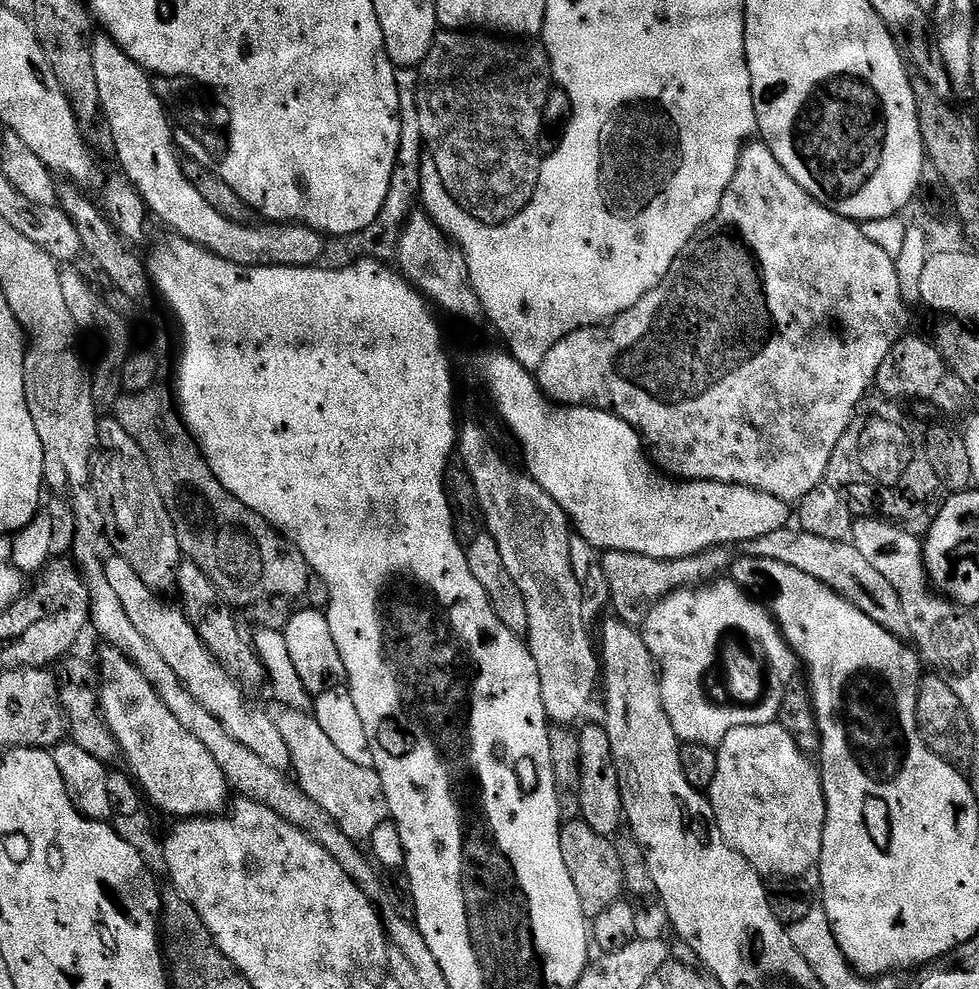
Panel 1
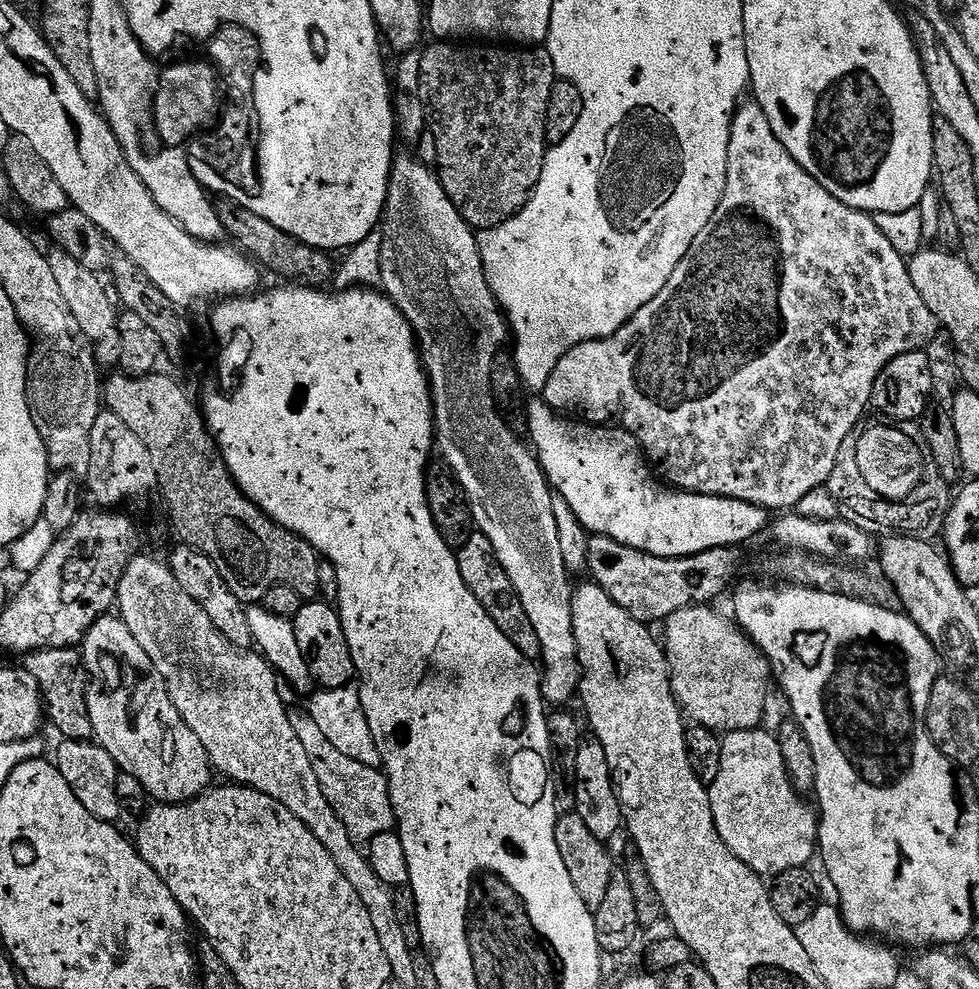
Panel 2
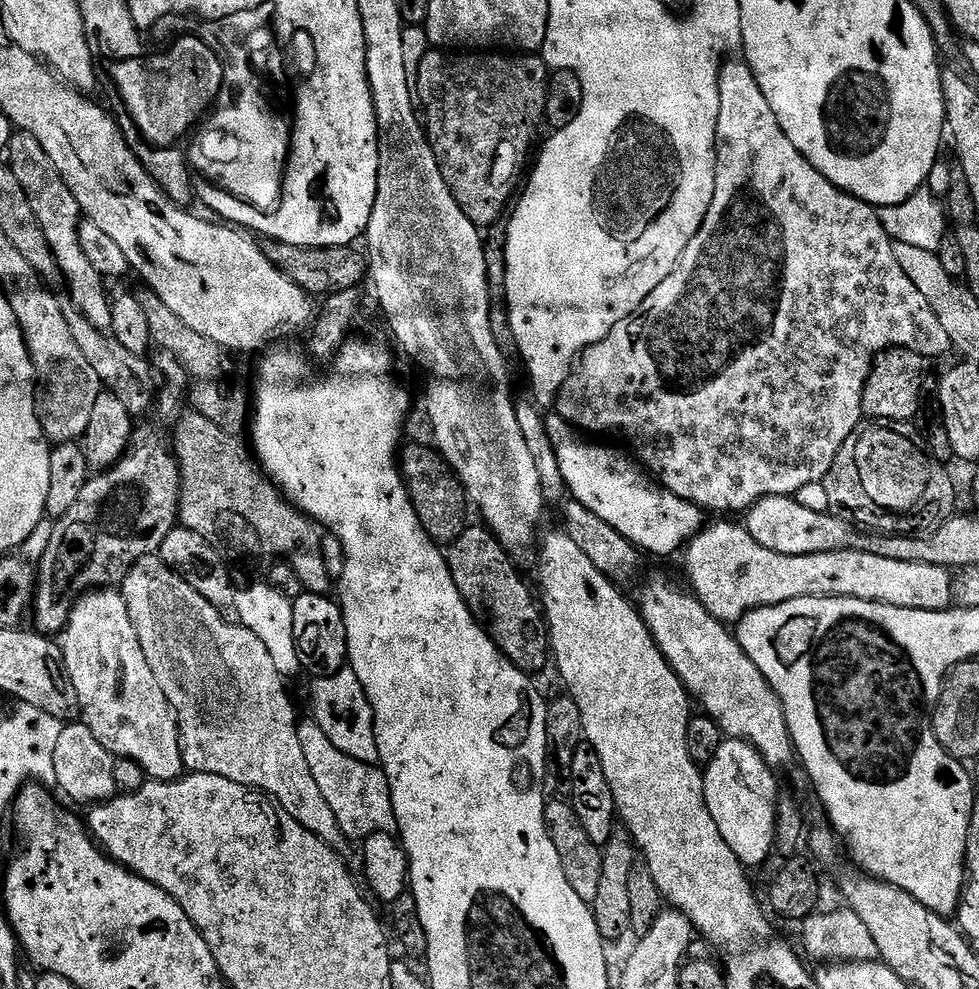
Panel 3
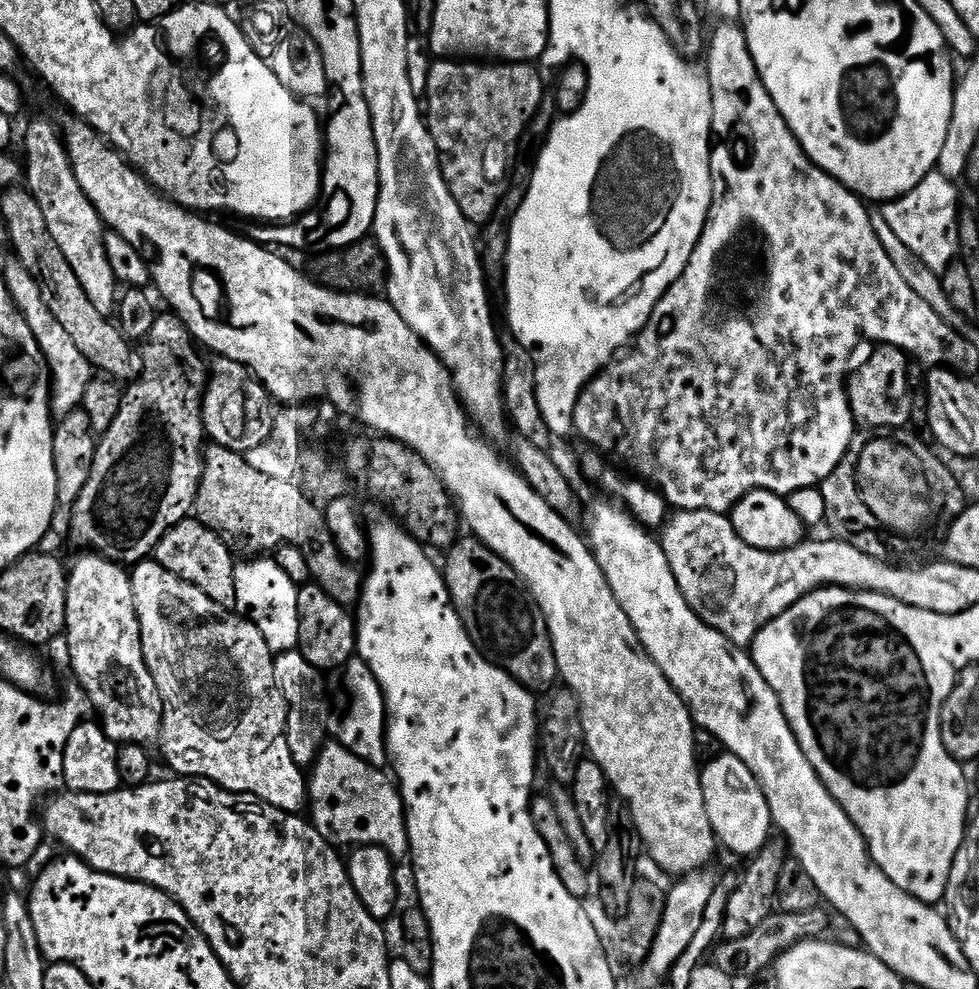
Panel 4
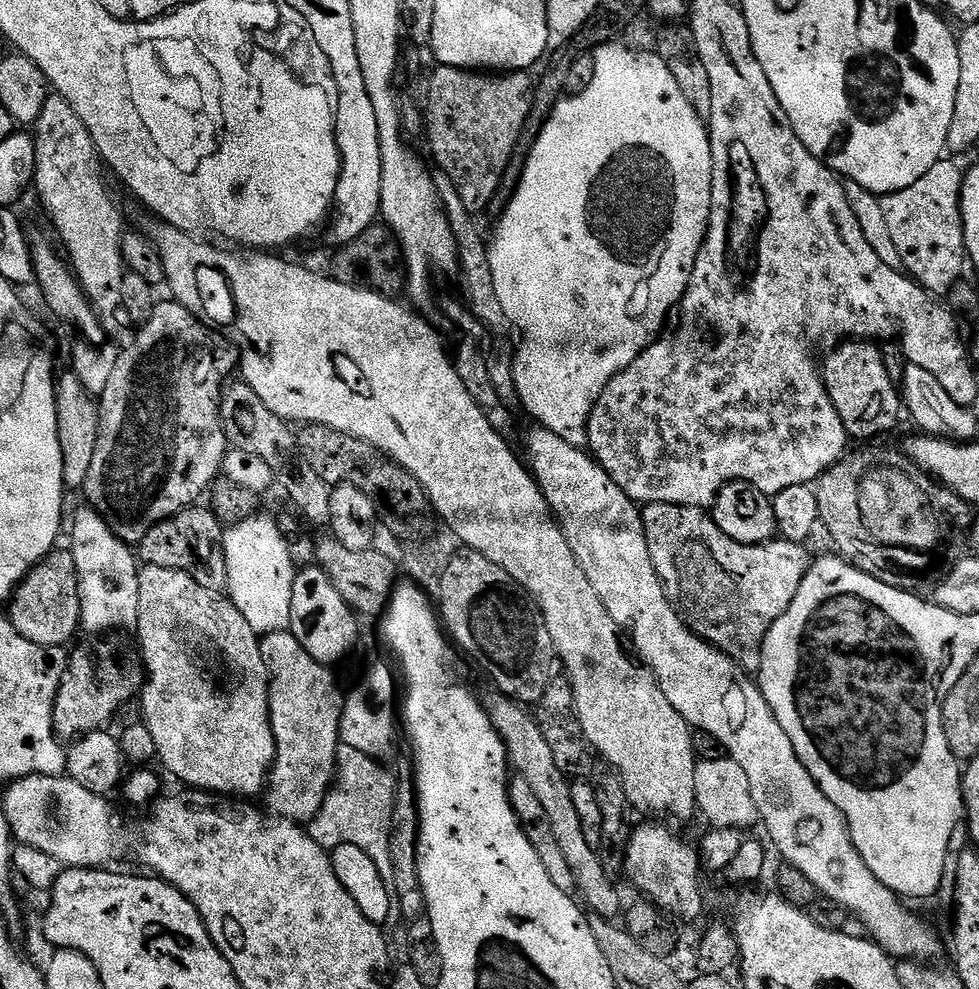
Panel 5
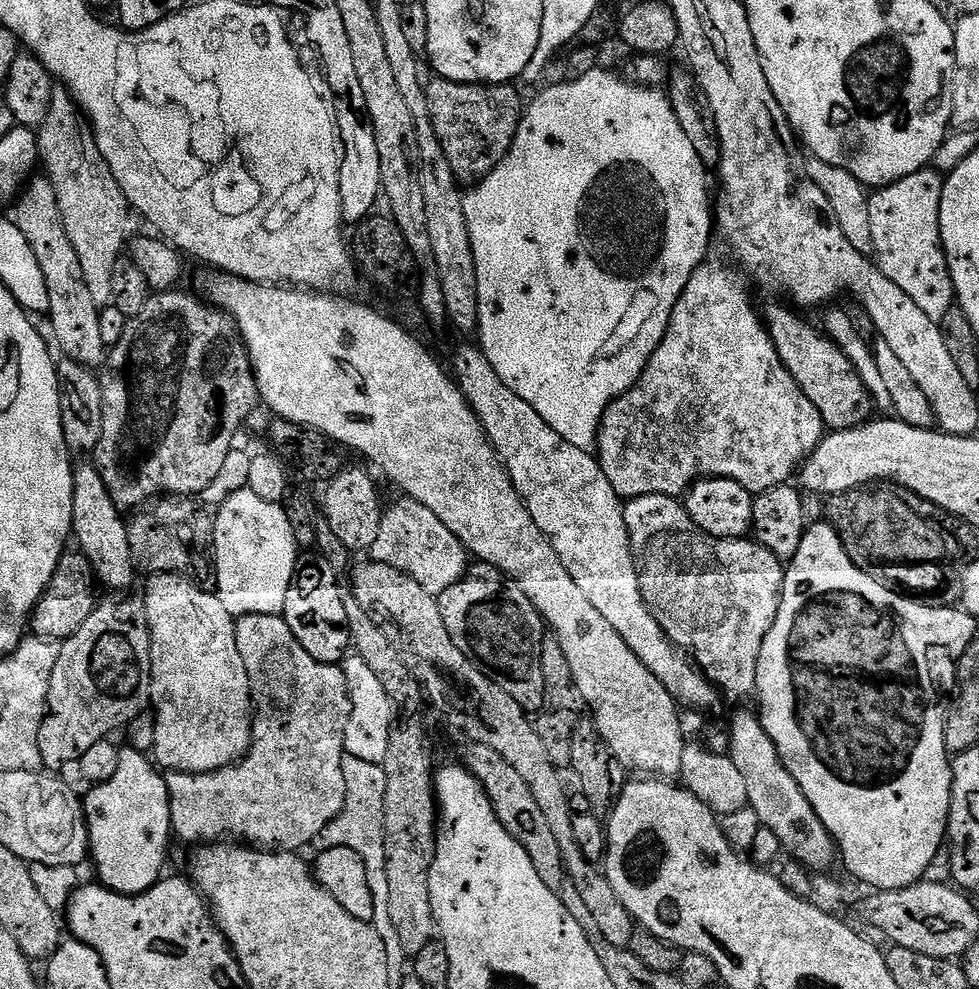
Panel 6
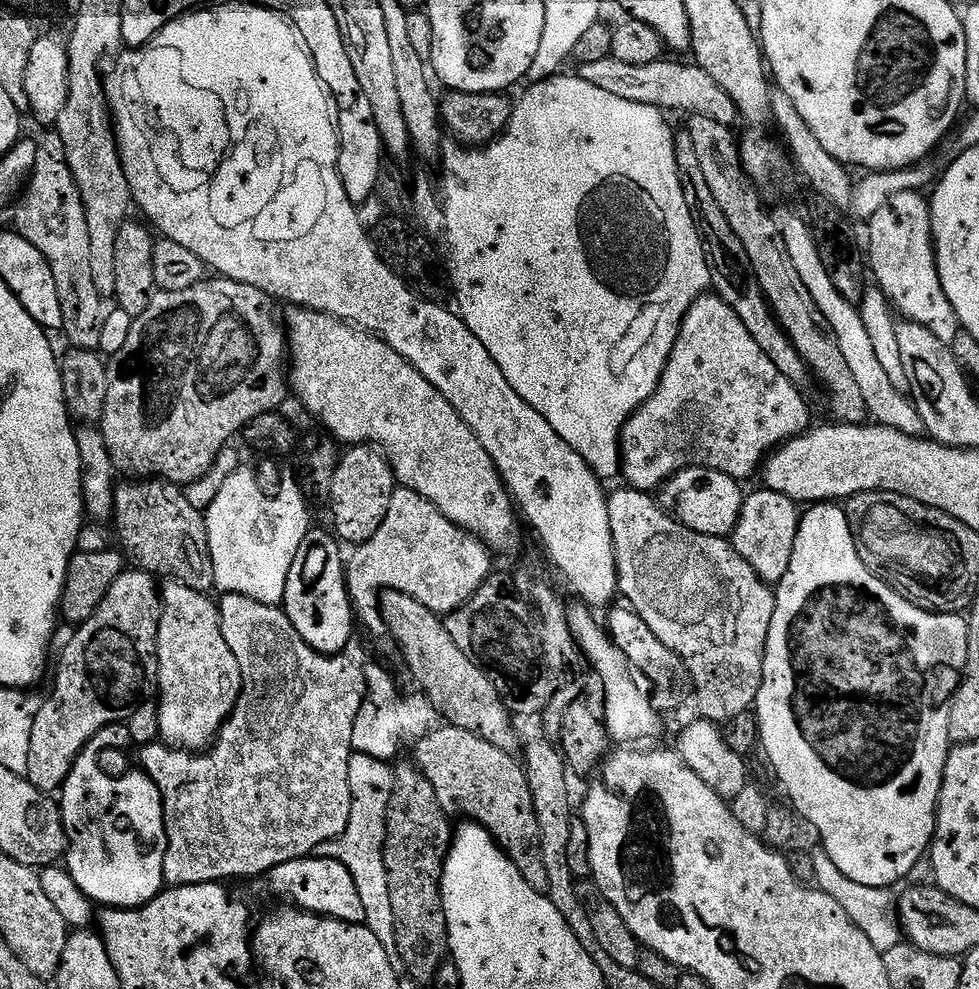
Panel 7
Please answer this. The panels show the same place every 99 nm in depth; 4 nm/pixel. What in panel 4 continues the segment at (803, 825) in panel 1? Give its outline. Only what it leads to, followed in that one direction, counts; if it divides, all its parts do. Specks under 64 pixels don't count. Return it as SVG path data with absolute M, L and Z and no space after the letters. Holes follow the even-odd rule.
M731 754L713 756L703 765L700 781L702 798L706 800L706 814L710 814L710 826L717 841L724 844L736 856L751 858L762 851L774 832L770 806L758 778L742 762ZM708 764L708 765L707 765Z

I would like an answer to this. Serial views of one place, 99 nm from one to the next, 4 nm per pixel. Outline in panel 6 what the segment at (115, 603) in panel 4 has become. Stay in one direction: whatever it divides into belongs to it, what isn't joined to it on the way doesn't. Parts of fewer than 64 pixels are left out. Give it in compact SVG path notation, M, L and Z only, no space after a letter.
M77 463L74 476L74 514L72 515L73 537L78 540L79 551L92 566L97 581L110 590L124 590L134 580L136 566L129 550L127 525L121 511L110 498L106 484L97 471L95 463Z

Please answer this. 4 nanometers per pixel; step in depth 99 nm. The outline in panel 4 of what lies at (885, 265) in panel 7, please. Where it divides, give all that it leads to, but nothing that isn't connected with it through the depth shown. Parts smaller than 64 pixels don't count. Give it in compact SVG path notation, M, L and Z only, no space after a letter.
M933 170L914 190L910 190L904 196L896 200L887 201L883 205L882 215L886 218L886 226L894 230L894 235L906 246L906 250L913 252L924 265L937 274L944 273L952 260L961 255L962 249L959 242L959 218L962 211L960 204L960 192L957 185L950 178L944 178L940 172Z

